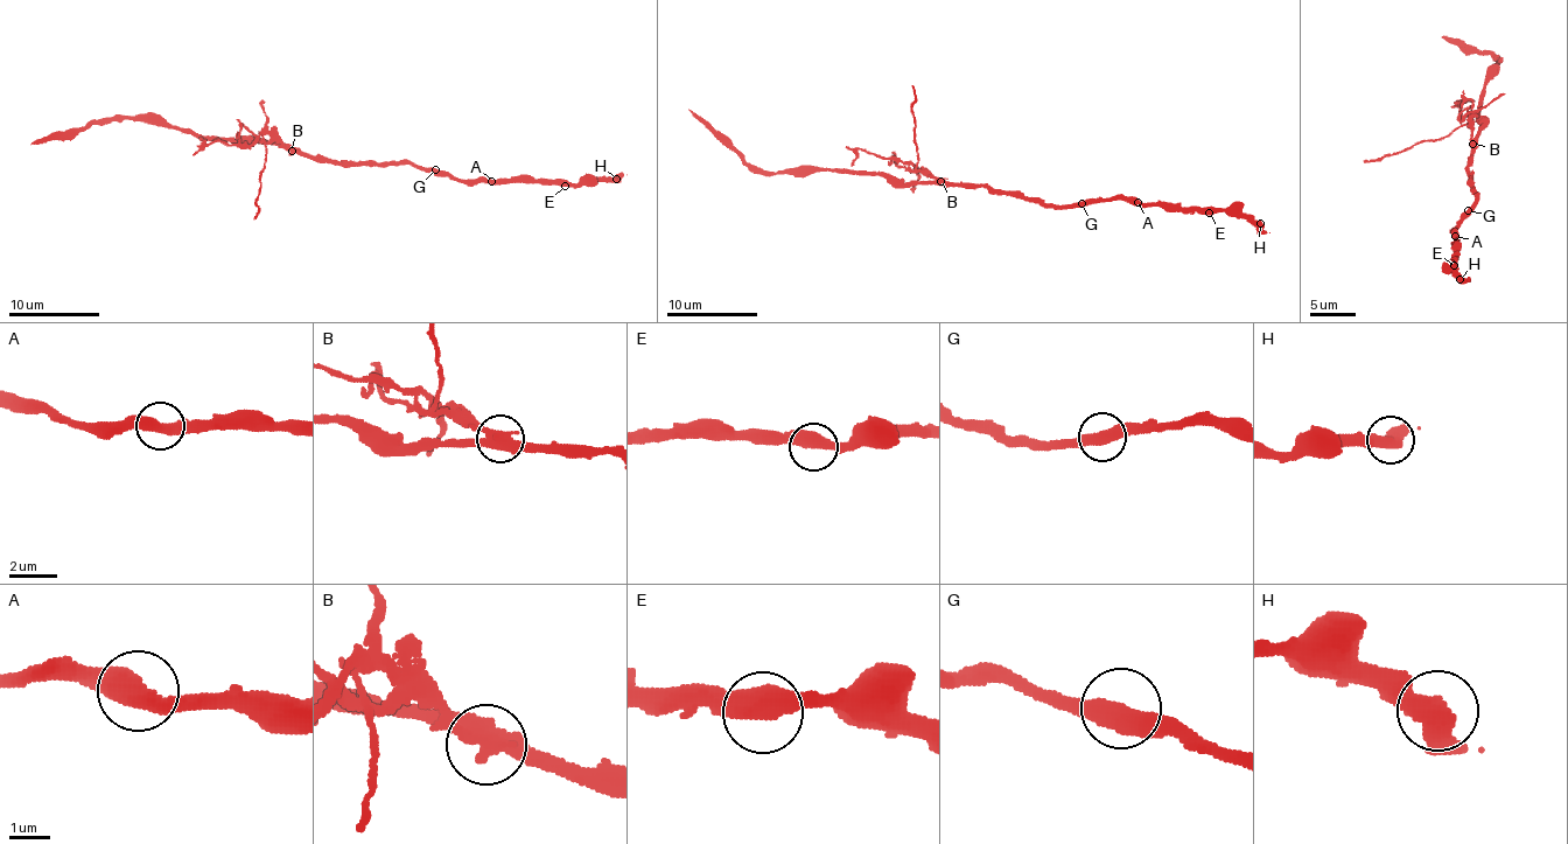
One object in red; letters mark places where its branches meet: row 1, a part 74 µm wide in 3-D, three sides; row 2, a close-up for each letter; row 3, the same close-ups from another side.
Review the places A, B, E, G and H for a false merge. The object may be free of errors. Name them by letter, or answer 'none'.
B

